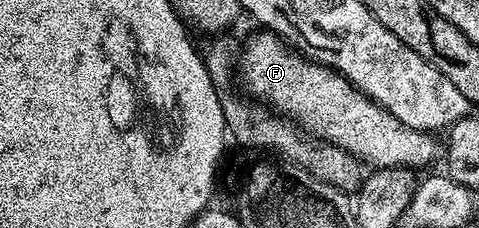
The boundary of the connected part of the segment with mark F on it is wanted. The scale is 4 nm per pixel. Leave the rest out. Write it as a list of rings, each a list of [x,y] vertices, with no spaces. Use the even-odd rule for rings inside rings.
[[[257,30],[242,45],[237,74],[250,97],[255,96],[277,110],[278,115],[292,119],[314,139],[356,156],[366,166],[374,169],[412,166],[420,170],[432,162],[437,152],[430,133],[399,122],[395,114],[358,90],[344,75],[302,56],[271,31]]]

